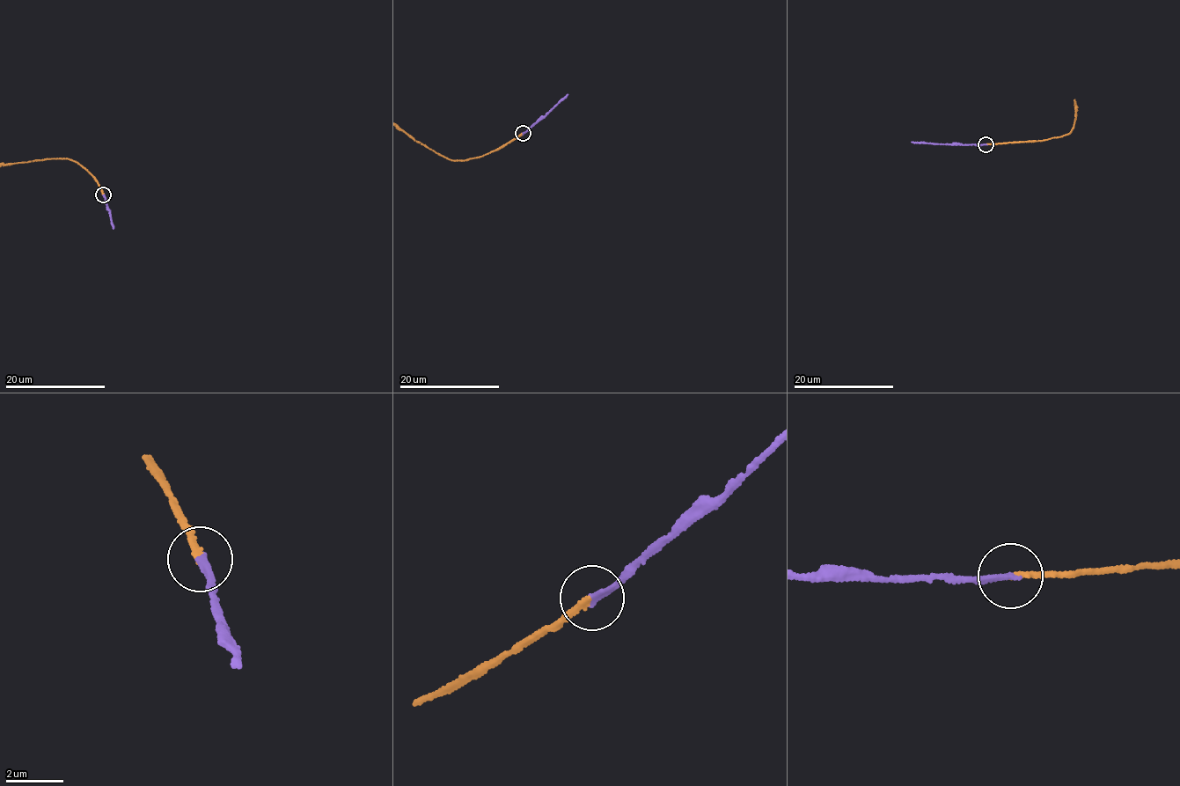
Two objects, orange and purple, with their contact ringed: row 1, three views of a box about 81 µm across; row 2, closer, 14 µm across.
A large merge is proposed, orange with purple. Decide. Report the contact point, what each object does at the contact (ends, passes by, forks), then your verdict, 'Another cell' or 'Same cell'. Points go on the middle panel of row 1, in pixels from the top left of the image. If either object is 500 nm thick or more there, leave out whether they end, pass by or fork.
Place: (523, 133). At the ring orange ends. At the ring purple ends. Same cell

